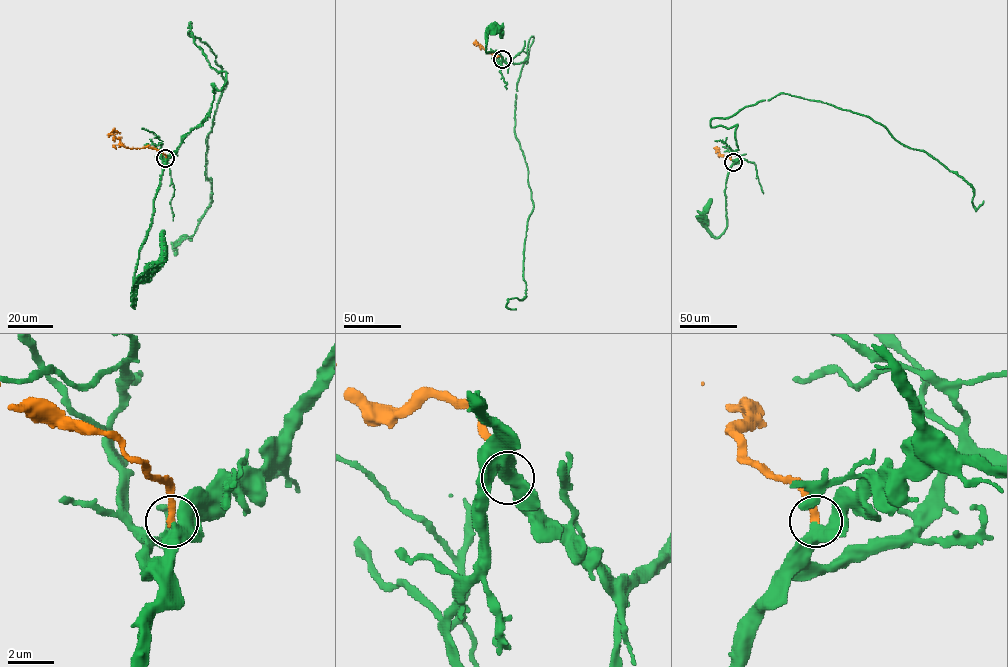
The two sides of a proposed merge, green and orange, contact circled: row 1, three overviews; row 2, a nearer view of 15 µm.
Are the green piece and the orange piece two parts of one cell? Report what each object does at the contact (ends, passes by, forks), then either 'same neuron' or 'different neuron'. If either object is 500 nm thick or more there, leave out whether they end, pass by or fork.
green passes by; orange ends; different neuron

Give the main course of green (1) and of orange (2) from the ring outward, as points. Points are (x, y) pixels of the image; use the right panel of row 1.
1: (733, 162), (725, 184), (726, 229), (715, 237), (704, 224), (704, 217)
2: (733, 162), (729, 156), (720, 156), (715, 148), (719, 149)

